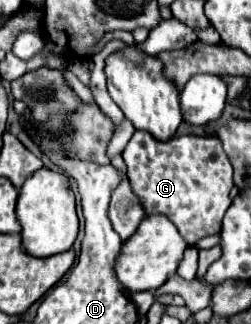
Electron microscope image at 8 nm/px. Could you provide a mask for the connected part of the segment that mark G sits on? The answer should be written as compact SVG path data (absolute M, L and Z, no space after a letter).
M135 131L135 135L131 137L131 141L127 143L123 151L123 159L127 163L129 183L133 187L133 193L139 197L139 203L145 209L145 215L169 217L169 221L177 225L181 237L187 241L189 247L193 247L199 239L221 231L223 215L231 205L229 191L233 189L233 167L217 137L183 135L183 137L175 137L163 143L163 141L157 141L147 131Z

